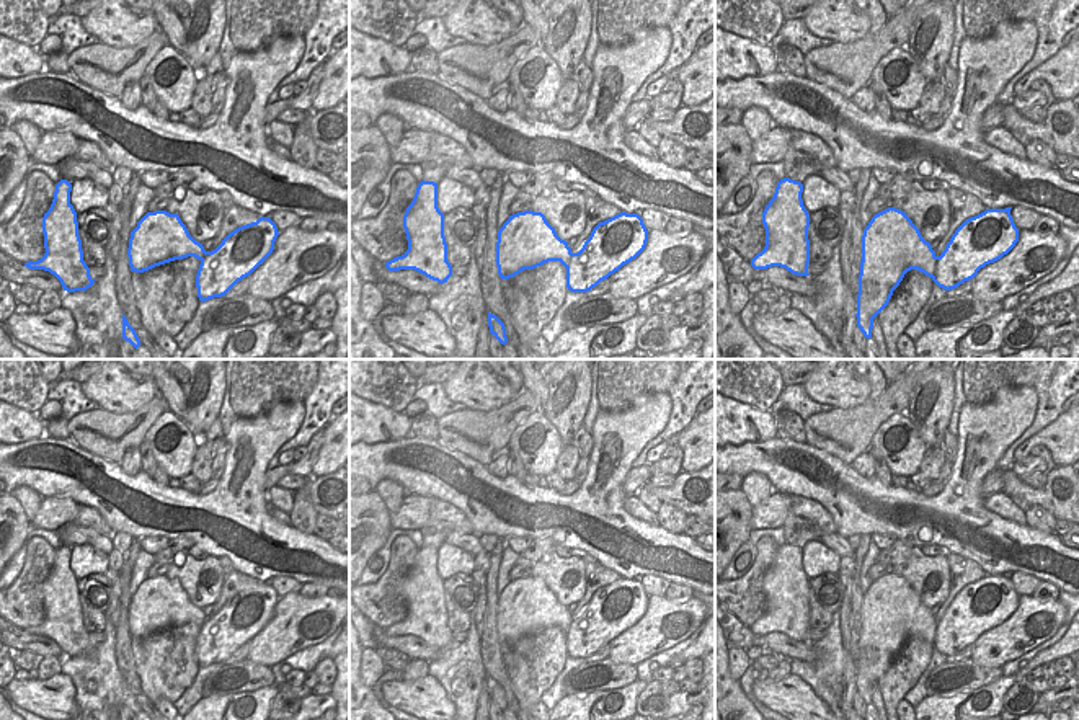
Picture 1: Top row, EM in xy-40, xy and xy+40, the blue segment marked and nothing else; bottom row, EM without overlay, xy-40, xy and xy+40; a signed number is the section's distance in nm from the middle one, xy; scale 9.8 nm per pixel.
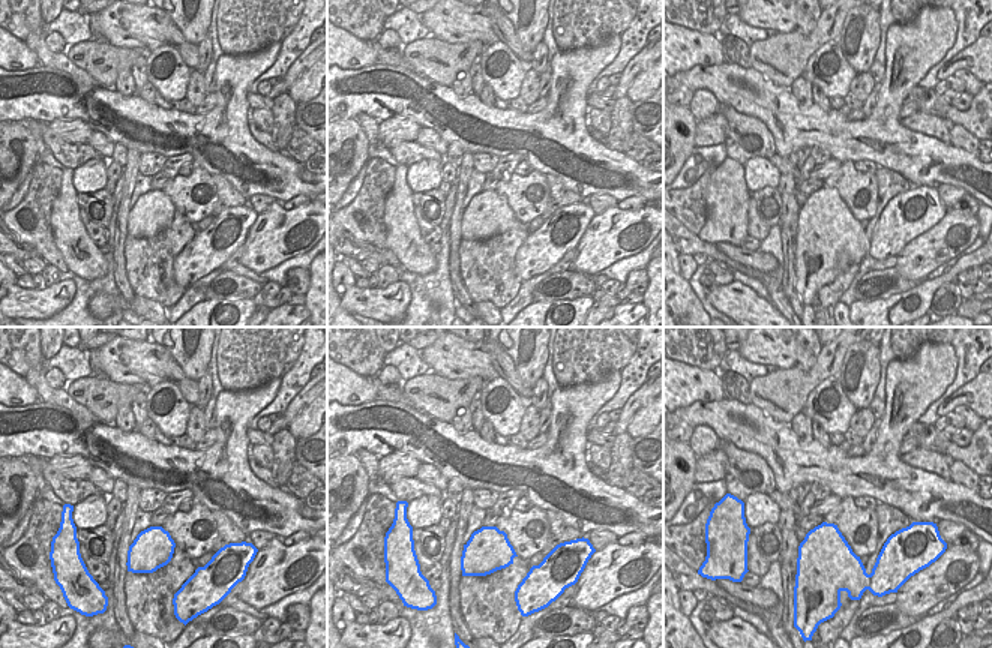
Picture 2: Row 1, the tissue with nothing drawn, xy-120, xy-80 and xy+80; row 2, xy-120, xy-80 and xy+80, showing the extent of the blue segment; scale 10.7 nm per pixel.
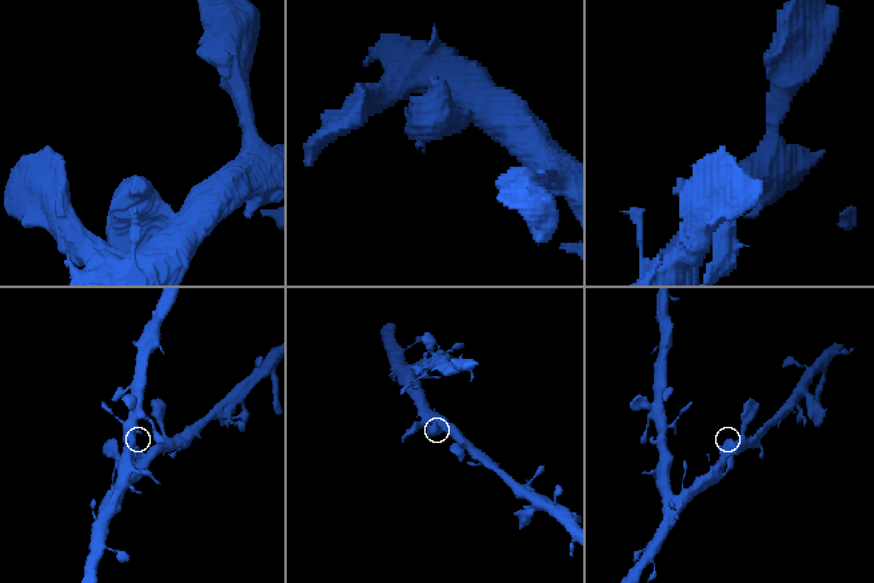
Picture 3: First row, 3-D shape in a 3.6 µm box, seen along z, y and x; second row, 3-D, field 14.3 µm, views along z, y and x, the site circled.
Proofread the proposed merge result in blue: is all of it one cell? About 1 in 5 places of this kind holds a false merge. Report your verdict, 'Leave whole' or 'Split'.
Leave whole.

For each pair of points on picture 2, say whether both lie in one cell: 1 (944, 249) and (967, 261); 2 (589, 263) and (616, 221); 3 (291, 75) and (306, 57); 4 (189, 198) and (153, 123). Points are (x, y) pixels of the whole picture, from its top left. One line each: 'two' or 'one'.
1: two
2: one
3: one
4: two

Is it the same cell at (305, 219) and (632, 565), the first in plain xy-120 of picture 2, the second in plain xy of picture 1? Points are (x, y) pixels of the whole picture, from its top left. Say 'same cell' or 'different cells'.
different cells

